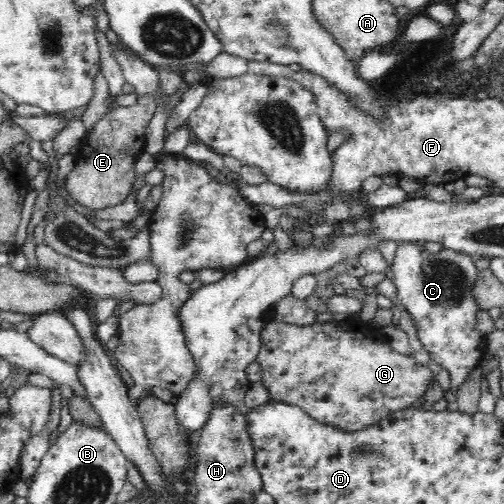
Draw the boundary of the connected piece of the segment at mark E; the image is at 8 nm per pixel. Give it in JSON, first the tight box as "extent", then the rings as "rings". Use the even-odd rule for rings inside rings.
{"extent":[64,69,184,210],"rings":[[[158,69],[160,84],[153,94],[137,94],[136,102],[130,106],[112,106],[106,116],[94,124],[92,134],[85,136],[75,155],[75,167],[67,175],[64,188],[78,204],[90,210],[102,210],[116,206],[126,200],[134,184],[134,164],[144,152],[144,138],[150,118],[159,106],[158,100],[164,95],[172,96],[180,83],[184,82],[180,72]]]}

